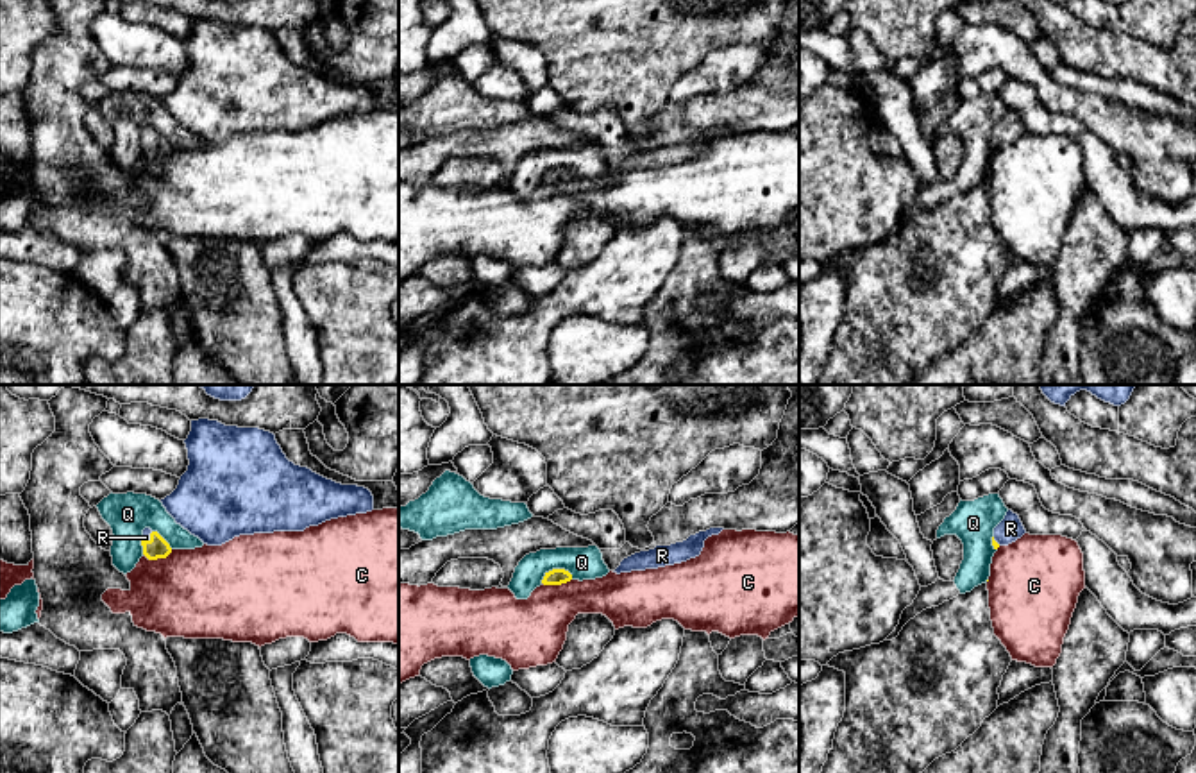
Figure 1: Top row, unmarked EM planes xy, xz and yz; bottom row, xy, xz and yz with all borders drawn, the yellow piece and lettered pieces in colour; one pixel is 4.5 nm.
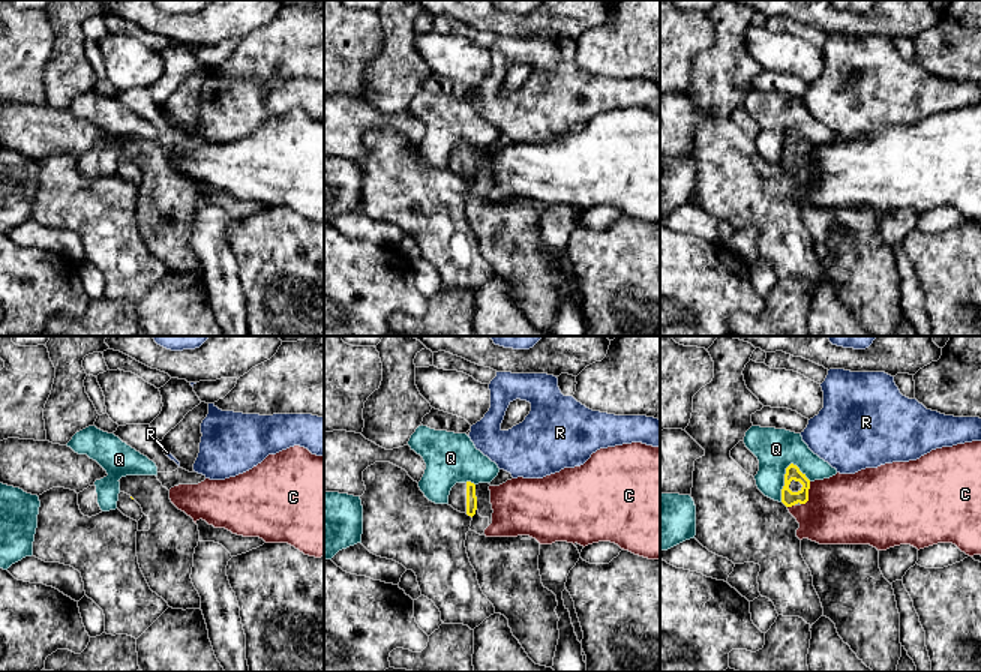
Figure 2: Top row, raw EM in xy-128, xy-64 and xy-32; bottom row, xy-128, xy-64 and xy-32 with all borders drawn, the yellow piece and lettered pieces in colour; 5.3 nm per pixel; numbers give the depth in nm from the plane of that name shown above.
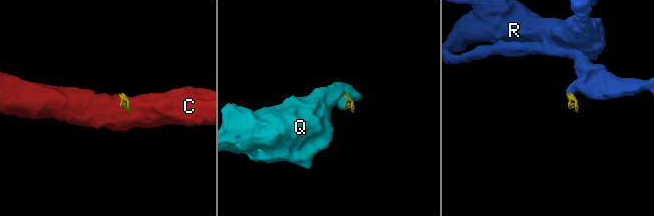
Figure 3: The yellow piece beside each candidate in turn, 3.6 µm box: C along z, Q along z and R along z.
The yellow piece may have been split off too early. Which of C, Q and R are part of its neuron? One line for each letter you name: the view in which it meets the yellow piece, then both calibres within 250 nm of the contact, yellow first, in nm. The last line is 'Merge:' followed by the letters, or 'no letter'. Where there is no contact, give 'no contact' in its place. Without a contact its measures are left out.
R: xy | 100/40 nm
Merge: R

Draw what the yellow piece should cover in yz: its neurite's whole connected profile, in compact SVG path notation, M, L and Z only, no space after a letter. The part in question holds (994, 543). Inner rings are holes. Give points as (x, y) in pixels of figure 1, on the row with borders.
M1012 510L1006 512L1005 519L994 528L992 546L1008 546L1026 533L1021 519Z

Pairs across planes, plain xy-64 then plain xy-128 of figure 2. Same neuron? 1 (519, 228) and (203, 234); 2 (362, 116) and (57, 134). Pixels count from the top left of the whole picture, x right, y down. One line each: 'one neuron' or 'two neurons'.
1: two neurons
2: one neuron

